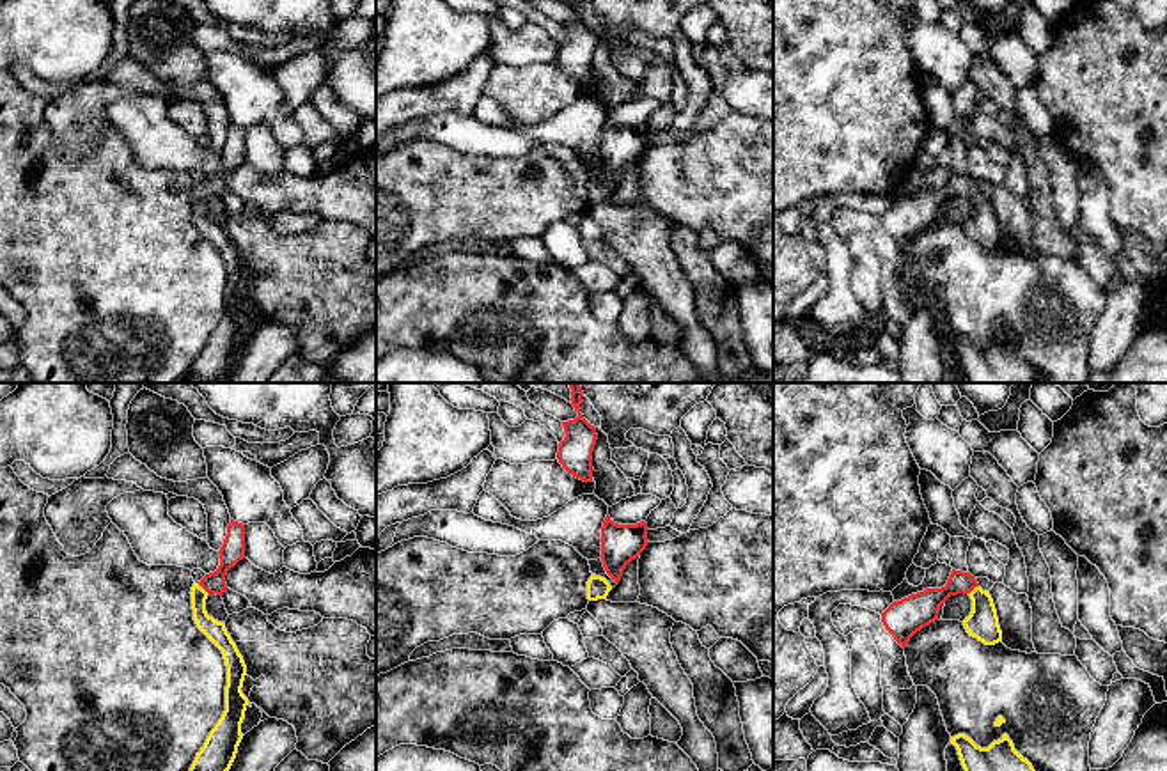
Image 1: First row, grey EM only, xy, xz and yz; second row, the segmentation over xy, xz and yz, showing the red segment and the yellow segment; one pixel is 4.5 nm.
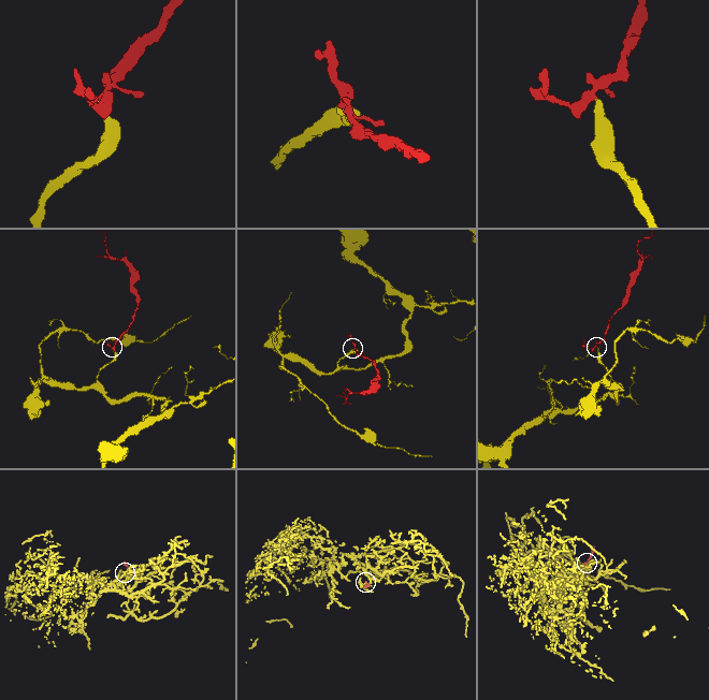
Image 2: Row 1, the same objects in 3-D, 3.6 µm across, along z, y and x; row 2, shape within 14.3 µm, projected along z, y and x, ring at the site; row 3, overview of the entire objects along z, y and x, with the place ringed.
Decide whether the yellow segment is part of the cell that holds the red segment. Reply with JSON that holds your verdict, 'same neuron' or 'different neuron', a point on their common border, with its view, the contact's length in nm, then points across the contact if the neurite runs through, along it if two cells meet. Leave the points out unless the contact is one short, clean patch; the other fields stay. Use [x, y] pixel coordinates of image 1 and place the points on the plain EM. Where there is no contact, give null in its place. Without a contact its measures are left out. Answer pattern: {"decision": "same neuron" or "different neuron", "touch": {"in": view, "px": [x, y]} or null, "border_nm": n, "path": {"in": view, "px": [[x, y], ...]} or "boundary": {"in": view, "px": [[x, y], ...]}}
{"decision": "same neuron", "touch": {"in": "xy", "px": [203, 190]}, "border_nm": 80, "path": {"in": "xy", "px": [[233, 153], [224, 171], [203, 190], [199, 218], [213, 233]]}}

